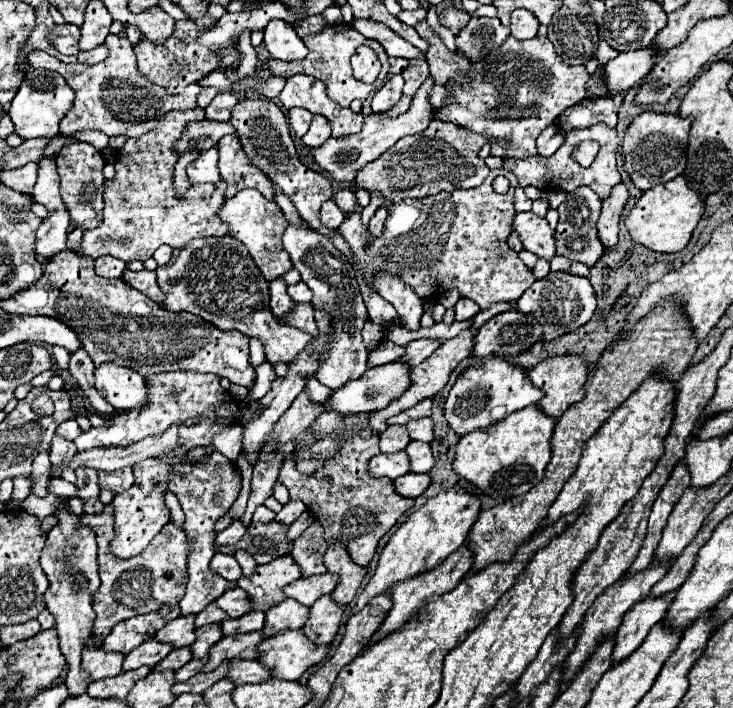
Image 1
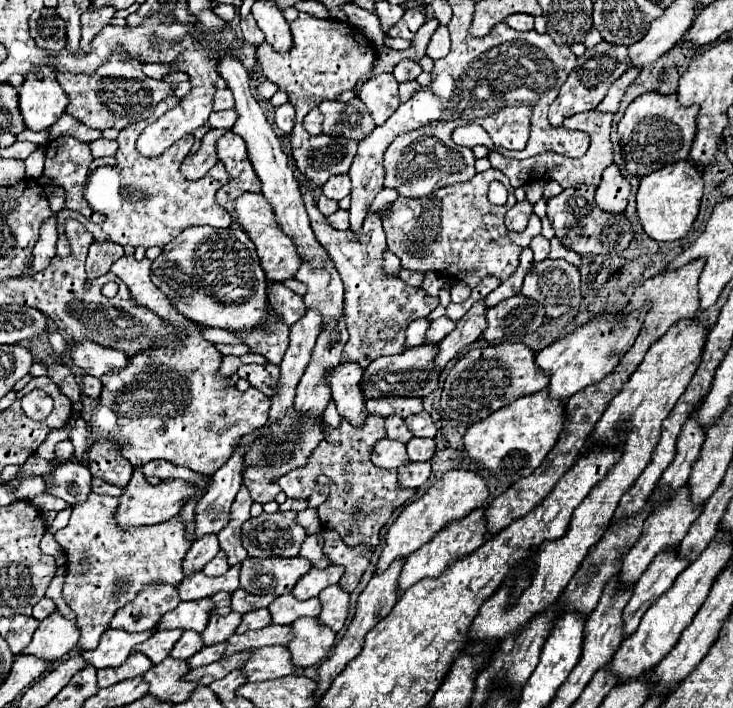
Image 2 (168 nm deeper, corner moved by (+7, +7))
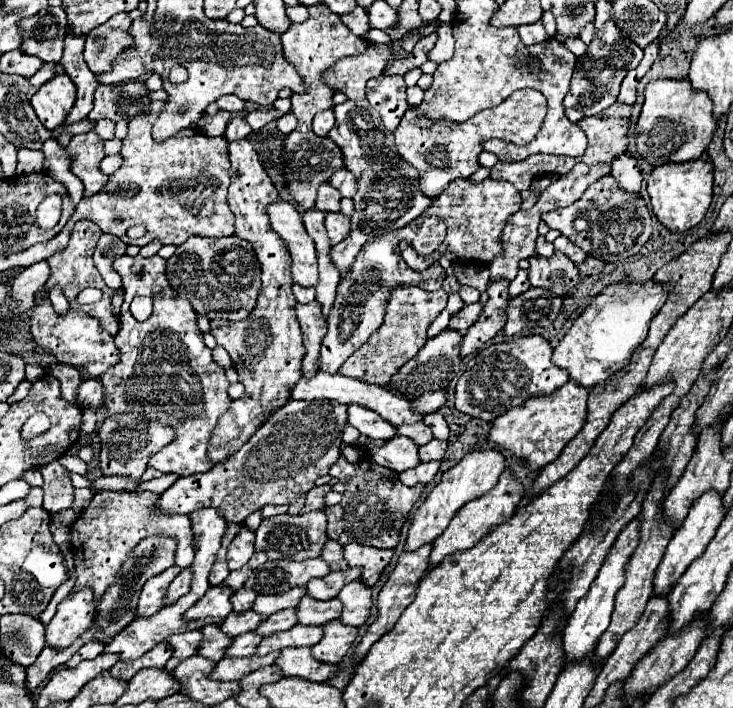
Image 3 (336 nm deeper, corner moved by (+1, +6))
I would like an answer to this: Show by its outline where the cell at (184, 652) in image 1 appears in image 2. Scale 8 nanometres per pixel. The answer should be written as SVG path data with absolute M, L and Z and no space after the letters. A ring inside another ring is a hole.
M185 631L183 637L177 641L177 645L171 651L171 657L175 659L189 659L191 655L195 655L199 649L203 649L203 639L199 637L199 633L195 631Z

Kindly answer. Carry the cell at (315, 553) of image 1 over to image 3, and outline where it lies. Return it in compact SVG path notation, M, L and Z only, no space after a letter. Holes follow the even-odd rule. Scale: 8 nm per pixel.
M327 540L325 542L325 546L321 550L321 558L325 558L325 562L329 564L331 570L345 570L345 568L349 568L347 562L343 560L341 550L343 550L343 546L339 542L335 542L335 540Z

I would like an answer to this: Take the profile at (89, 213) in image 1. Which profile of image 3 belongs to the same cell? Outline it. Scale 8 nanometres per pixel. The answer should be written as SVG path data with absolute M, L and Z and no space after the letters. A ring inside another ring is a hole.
M95 132L77 134L67 144L65 152L69 154L69 160L71 160L71 172L85 186L83 196L91 198L107 182L107 176L99 170L99 162L105 156L105 152L103 152L103 140Z

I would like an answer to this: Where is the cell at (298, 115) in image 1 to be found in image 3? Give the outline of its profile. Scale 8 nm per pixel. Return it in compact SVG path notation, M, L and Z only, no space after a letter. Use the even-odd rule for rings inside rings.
M287 112L287 114L283 114L283 116L277 120L277 128L279 128L283 134L289 134L295 126L297 126L297 118L295 118L293 112Z

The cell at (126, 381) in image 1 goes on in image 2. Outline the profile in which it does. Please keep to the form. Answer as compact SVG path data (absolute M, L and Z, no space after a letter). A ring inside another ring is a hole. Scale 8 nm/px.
M81 341L69 345L69 357L77 367L81 367L87 375L93 377L101 377L107 371L121 369L127 365L127 357L123 351L95 345L93 341Z

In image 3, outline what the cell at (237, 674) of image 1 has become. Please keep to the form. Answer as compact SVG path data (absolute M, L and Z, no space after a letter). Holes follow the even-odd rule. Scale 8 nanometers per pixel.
M285 648L281 650L275 666L281 670L281 676L299 676L311 682L325 682L335 674L333 664L317 662L311 656L309 648Z

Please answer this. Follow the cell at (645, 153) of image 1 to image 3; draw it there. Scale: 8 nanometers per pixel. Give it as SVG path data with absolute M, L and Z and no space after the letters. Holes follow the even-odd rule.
M655 80L645 88L645 102L635 124L637 130L637 152L639 156L655 166L669 162L697 160L709 146L715 132L715 118L711 118L713 104L705 92L697 92L689 86L689 80Z

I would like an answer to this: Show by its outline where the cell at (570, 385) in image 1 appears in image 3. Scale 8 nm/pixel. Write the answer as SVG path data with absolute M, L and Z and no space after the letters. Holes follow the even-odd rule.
M619 282L607 286L597 298L593 298L585 312L573 322L565 338L555 346L551 358L553 364L565 368L569 378L583 388L593 388L595 384L605 382L631 362L631 354L647 338L649 322L665 304L669 288L669 284L655 282Z

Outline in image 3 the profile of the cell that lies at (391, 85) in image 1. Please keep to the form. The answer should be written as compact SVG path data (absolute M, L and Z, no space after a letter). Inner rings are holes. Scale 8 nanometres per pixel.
M377 76L367 82L367 100L379 112L387 130L395 130L405 110L409 108L405 100L403 76Z

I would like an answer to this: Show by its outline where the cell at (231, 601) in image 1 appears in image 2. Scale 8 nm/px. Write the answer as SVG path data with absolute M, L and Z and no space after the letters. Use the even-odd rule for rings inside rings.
M237 589L231 597L231 609L237 613L247 613L247 611L255 611L255 609L263 609L267 605L271 605L271 601L275 601L275 593L267 593L267 595L251 595L243 589Z

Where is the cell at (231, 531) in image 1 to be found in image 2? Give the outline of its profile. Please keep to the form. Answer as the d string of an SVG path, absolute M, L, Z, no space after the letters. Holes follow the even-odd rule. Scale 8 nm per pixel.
M207 535L203 539L197 539L191 545L191 549L187 551L187 555L183 557L183 575L189 577L191 573L201 571L205 567L205 563L215 557L217 551L219 551L217 535Z

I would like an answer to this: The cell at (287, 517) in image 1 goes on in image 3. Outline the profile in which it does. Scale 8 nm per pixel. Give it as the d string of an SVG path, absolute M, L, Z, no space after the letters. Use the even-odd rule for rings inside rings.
M315 486L305 494L305 506L301 510L311 512L311 510L321 510L325 506L325 490L321 486Z

